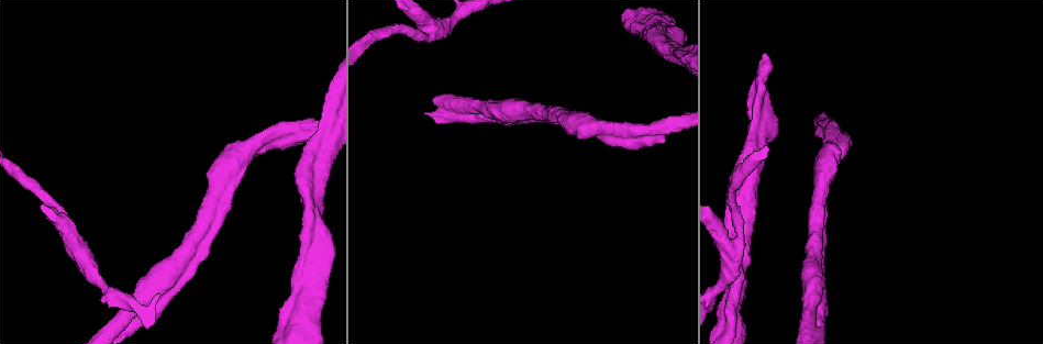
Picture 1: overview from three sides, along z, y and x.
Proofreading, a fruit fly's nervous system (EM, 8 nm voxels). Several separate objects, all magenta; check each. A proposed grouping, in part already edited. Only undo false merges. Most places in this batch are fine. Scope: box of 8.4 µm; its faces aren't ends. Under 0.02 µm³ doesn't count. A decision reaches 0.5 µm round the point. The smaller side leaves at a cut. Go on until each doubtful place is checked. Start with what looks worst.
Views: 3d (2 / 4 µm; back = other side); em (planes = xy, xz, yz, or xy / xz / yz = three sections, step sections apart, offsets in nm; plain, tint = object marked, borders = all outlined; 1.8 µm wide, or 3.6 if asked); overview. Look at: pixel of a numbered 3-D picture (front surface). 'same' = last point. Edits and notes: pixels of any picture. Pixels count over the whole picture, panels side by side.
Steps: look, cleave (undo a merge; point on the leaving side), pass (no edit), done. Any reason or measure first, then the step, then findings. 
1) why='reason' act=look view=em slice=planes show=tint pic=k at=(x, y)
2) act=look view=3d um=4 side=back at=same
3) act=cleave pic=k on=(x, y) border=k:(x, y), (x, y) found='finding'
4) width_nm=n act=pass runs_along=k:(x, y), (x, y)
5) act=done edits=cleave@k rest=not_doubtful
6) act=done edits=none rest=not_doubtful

act=look view=em slice=yz step=4 show=tint pic=1 at=(617, 129)

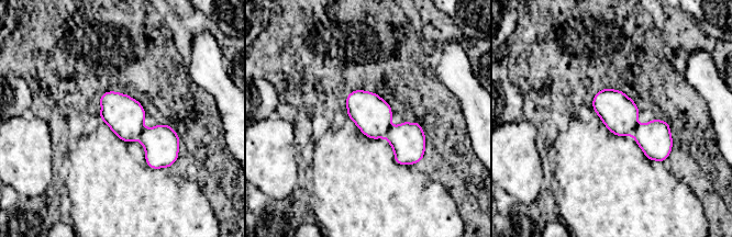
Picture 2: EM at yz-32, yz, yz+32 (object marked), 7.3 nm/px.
why='cut it another way' act=look view=em slice=planes show=tint at=same

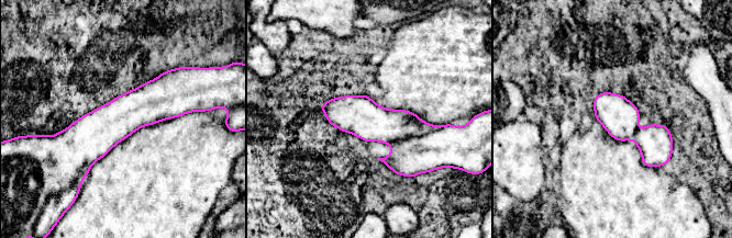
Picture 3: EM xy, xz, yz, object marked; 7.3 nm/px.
width_nm=280 act=pass runs_along=3:(188, 105), (60, 137) found='continuous, no second neuron'

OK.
why='four or more arms meet' act=look view=3d um=4 pic=1 at=(152, 289)

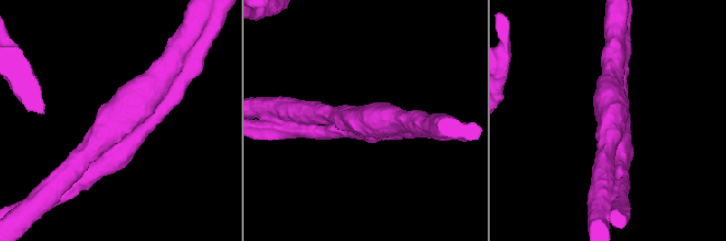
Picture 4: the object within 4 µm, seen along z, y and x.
why='shape alone is not enough' act=look view=em um=3.6 slice=planes show=tint pic=4 at=(122, 122)

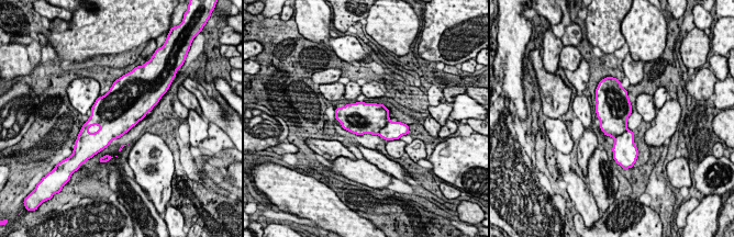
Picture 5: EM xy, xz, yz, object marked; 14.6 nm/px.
width_nm=460 act=pass found='all the same neuron'

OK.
why='touches itself' act=look view=em um=3.6 slice=planes show=tint pic=1 at=(818, 325)

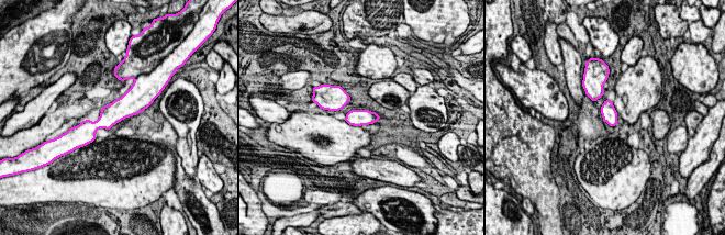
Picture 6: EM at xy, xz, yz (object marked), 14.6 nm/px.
width_nm=220 act=pass runs_along=6:(144, 103), (130, 103), (86, 125) found='continuous, no second neuron'

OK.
why='side arm on a straight run' act=look view=3d um=2 pic=1 at=(734, 248)

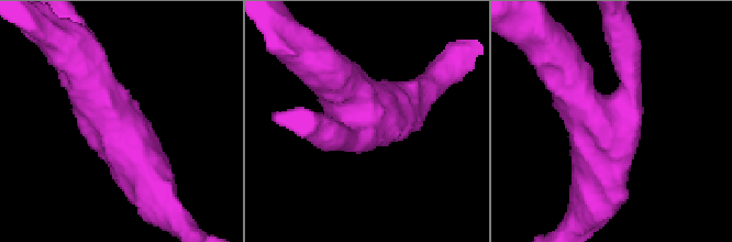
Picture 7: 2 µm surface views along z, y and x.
why='now the EM' act=look view=em slice=planes show=tint pic=7 at=(108, 118)

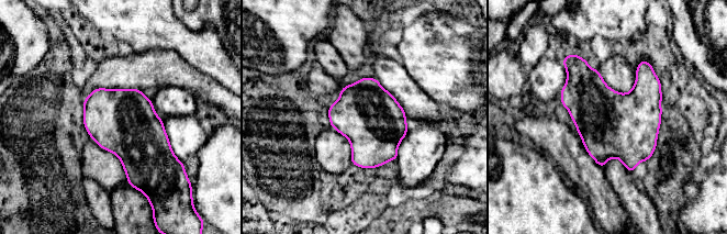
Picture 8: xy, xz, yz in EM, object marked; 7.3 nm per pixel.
act=pass found='one neuron here'

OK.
act=done edits=none rest=not_doubtful

